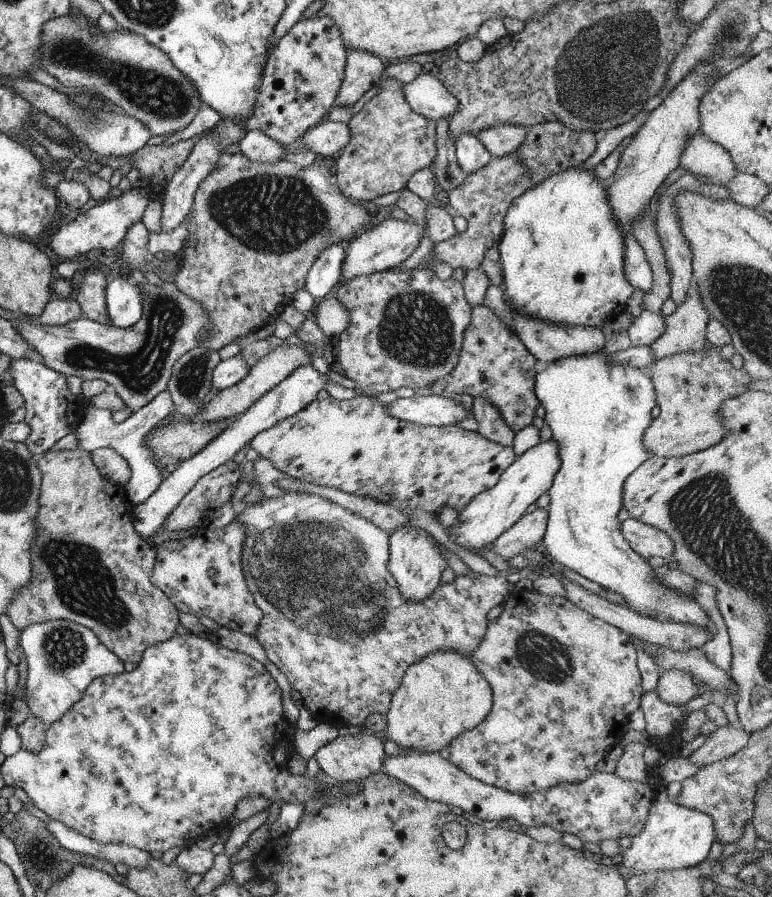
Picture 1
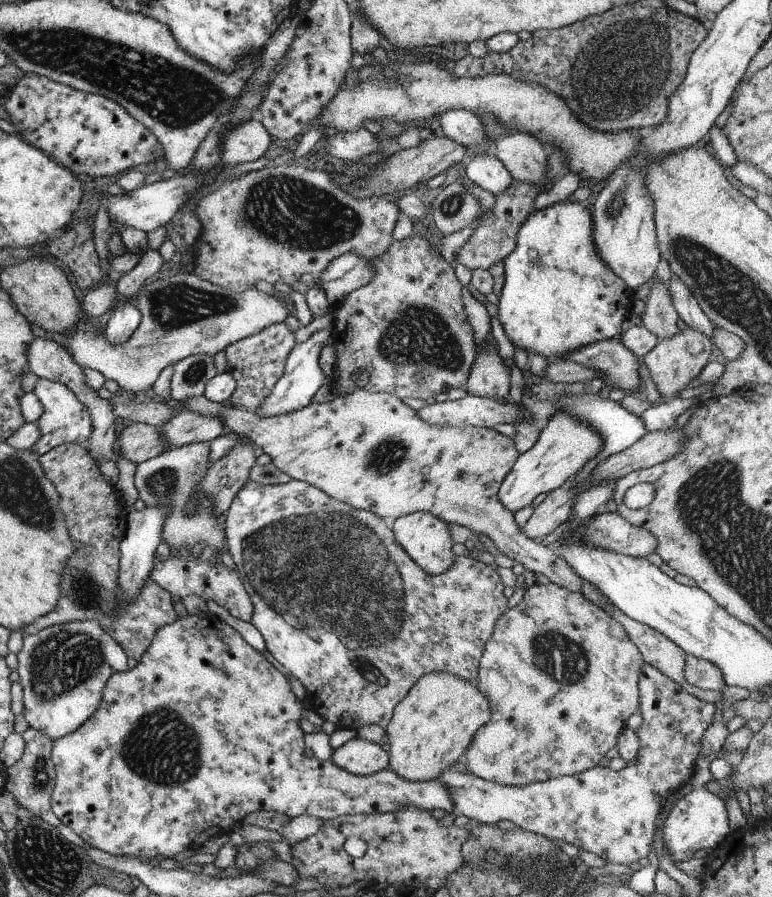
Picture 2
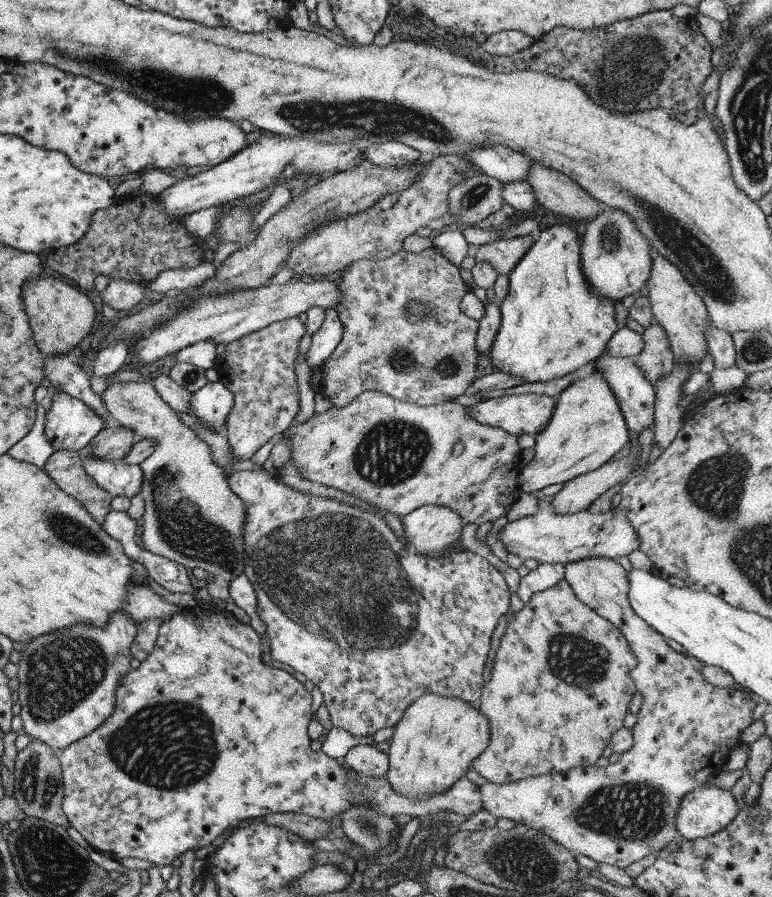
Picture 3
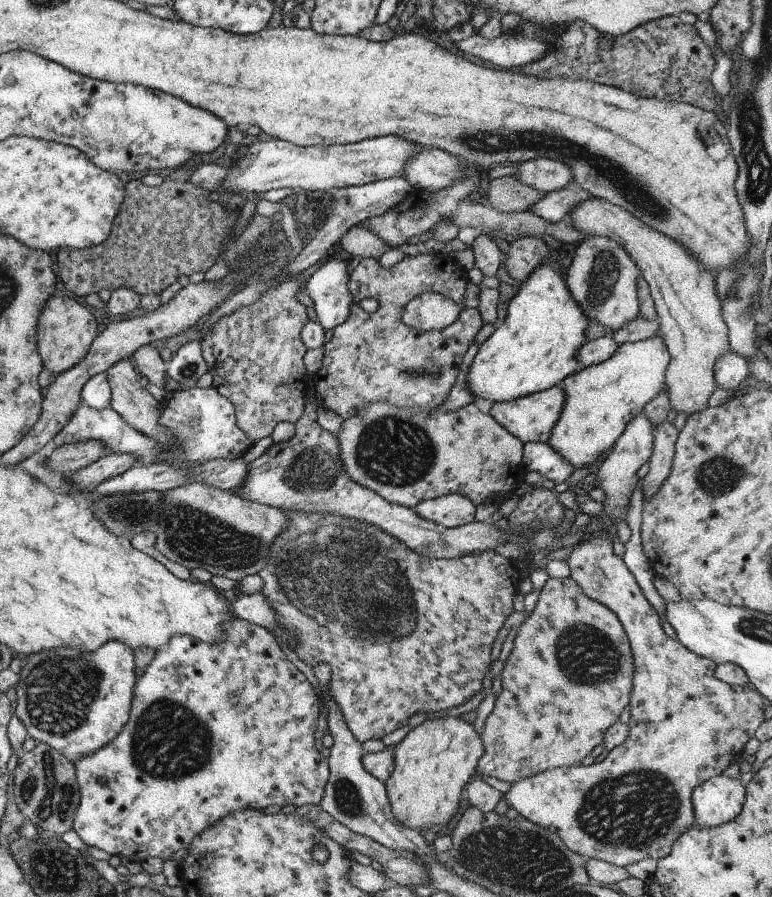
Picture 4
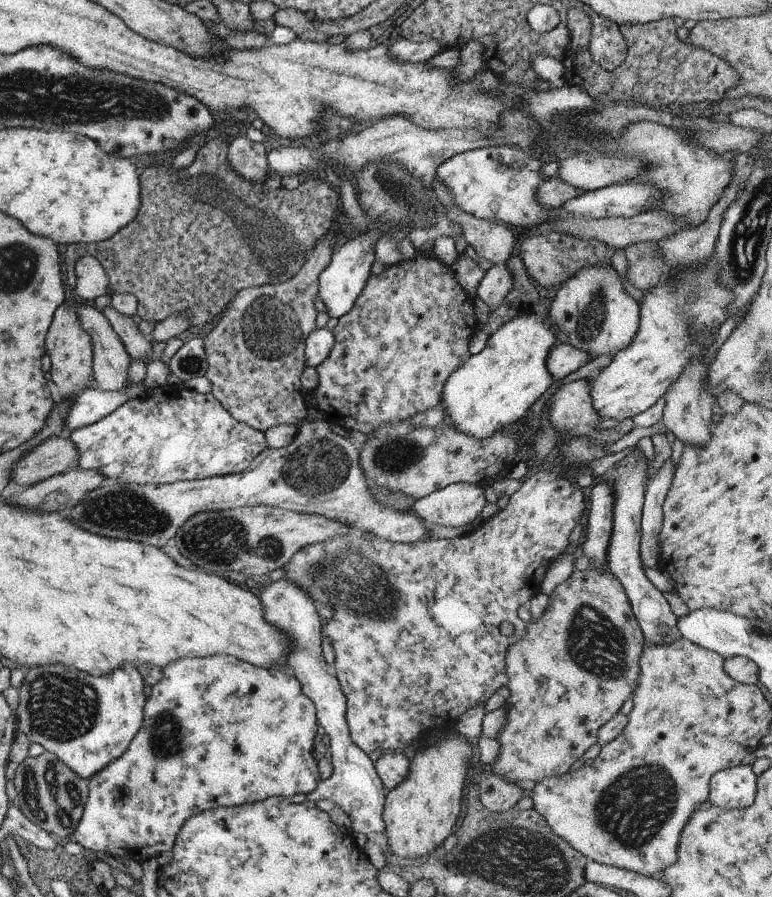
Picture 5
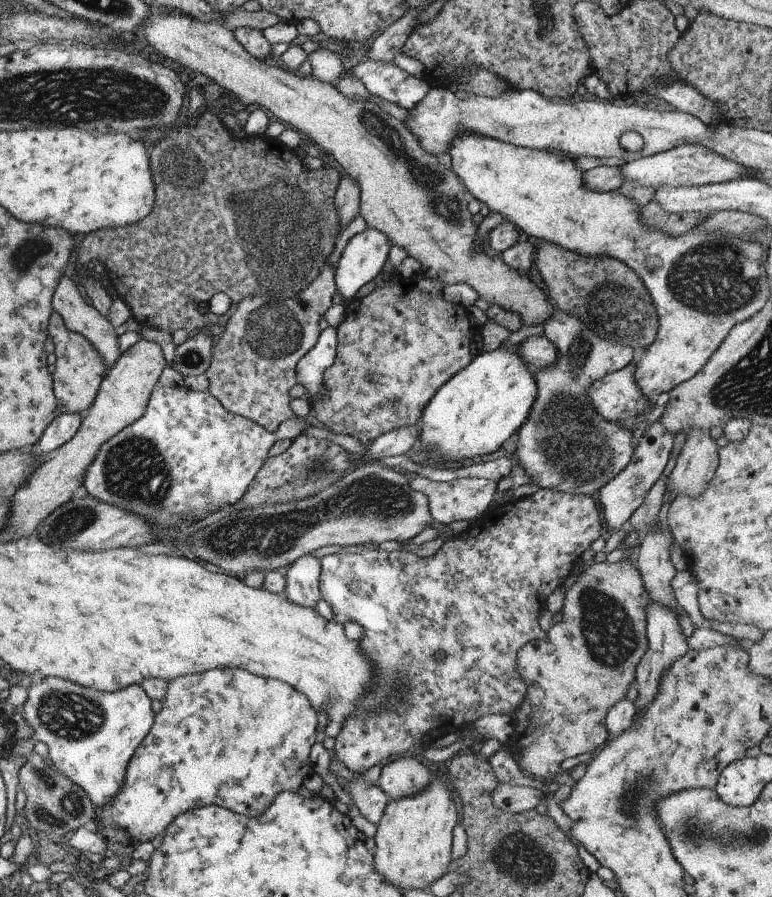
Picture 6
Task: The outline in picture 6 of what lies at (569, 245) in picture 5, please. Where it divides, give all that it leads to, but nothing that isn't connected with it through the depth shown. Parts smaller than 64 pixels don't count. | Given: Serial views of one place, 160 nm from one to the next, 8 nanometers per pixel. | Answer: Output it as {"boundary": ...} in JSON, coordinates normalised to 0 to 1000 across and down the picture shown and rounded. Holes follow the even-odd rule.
{"boundary":[[[710,270],[702,271],[692,281],[696,285],[693,297],[723,346],[747,352],[781,379],[817,386],[823,394],[846,381],[852,363],[851,352],[843,341],[841,326],[817,299],[791,285],[763,288]]]}

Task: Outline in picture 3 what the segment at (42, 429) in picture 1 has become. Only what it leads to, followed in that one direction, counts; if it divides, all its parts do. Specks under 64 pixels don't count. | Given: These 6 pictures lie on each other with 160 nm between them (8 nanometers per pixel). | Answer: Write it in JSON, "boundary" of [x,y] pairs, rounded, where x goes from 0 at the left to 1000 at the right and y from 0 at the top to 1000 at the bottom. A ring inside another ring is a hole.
{"boundary":[[[69,436],[62,439],[56,454],[57,486],[70,503],[87,502],[105,504],[132,478],[142,473],[142,467],[137,474],[136,468],[131,468],[131,466],[128,466],[115,453],[110,453],[105,446],[100,446],[96,443],[75,436]]]}

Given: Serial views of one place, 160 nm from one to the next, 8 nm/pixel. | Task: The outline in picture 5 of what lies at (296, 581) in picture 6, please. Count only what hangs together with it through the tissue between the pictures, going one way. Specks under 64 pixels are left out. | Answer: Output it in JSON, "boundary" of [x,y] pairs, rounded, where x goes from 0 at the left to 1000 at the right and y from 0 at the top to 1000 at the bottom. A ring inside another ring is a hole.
{"boundary":[[[361,645],[339,654],[333,659],[333,664],[343,678],[342,690],[363,700],[378,713],[381,722],[367,738],[387,759],[394,775],[407,785],[412,809],[425,821],[422,844],[430,852],[430,862],[425,867],[413,870],[408,878],[396,885],[395,893],[430,892],[452,911],[452,925],[457,930],[468,928],[475,932],[483,928],[496,928],[494,907],[501,881],[478,844],[452,823],[447,805],[447,777],[430,745],[424,742],[416,729],[415,693],[407,669],[392,654],[374,645]]]}

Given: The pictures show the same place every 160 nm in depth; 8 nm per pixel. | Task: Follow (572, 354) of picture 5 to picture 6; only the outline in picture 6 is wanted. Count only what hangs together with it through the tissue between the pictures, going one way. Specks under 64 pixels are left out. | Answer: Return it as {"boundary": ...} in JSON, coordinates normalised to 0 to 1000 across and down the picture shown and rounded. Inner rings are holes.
{"boundary":[[[685,375],[670,385],[670,397],[677,401],[688,415],[696,415],[706,408],[716,408],[722,401],[719,386],[701,375]]]}

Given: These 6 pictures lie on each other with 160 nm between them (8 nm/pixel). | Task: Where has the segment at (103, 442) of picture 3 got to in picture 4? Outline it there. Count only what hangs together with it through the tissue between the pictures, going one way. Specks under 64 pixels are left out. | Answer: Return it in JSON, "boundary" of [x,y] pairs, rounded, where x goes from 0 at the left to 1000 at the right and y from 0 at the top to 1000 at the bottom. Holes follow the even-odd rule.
{"boundary":[[[128,491],[104,492],[73,498],[58,513],[58,520],[74,526],[92,528],[141,506],[141,502]]]}

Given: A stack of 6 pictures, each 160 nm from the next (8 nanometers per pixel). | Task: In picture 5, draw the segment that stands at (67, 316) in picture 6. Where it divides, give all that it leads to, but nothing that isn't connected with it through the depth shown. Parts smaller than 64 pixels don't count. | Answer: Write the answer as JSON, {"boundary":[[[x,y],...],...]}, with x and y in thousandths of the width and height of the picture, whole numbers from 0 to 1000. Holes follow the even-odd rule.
{"boundary":[[[88,332],[93,344],[98,348],[101,360],[105,366],[115,373],[119,384],[119,421],[120,429],[128,435],[159,436],[163,430],[163,415],[168,405],[168,397],[165,395],[159,382],[154,379],[149,369],[142,365],[139,356],[131,347],[117,340],[102,340]]]}

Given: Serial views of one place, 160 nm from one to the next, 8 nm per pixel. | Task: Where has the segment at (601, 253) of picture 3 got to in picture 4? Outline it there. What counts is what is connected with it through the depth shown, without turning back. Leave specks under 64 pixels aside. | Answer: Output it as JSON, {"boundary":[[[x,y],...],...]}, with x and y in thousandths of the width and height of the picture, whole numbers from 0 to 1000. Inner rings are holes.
{"boundary":[[[776,263],[758,264],[745,276],[742,290],[732,303],[732,319],[747,341],[753,341],[760,360],[768,359],[795,370],[828,350],[824,326],[828,307],[823,292],[797,268]]]}

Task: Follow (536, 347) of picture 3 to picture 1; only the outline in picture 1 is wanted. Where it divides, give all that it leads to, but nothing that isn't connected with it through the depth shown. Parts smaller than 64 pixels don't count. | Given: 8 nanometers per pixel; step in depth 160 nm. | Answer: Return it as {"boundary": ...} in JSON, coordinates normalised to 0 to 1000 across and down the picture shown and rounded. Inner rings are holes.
{"boundary":[[[749,186],[736,187],[729,192],[714,195],[703,203],[699,203],[689,211],[684,211],[675,219],[666,221],[653,239],[653,251],[649,265],[642,274],[648,285],[648,300],[650,308],[650,326],[654,339],[672,351],[696,356],[705,360],[715,362],[732,362],[733,365],[763,365],[776,367],[778,361],[785,357],[804,351],[810,344],[810,337],[817,330],[820,320],[810,312],[806,302],[806,260],[794,245],[793,236],[788,231],[785,214],[782,213],[782,203],[772,203],[768,198],[767,191],[750,190]]]}

